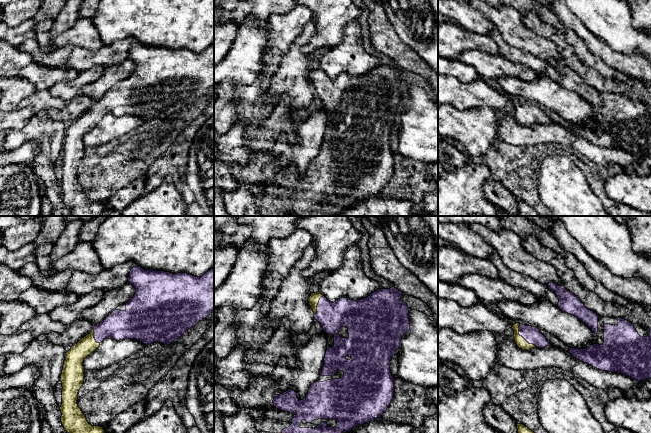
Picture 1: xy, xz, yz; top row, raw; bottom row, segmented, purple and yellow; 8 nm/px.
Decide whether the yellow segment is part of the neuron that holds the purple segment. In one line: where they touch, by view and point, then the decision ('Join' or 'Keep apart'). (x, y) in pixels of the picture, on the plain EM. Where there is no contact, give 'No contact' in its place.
Touches purple at yz (523, 113). Join

